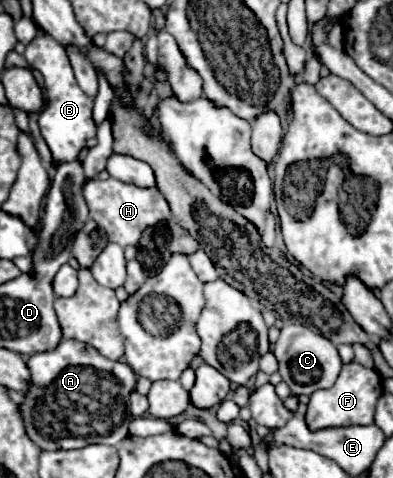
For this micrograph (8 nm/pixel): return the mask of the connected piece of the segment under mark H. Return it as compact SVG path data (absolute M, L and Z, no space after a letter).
M114 177L102 181L102 179L88 179L84 185L84 199L90 209L90 219L98 223L100 229L104 229L108 241L118 243L122 247L138 245L138 239L142 231L150 225L156 225L160 221L166 221L170 217L170 207L164 199L164 195L152 187L142 189L130 183L122 183Z

